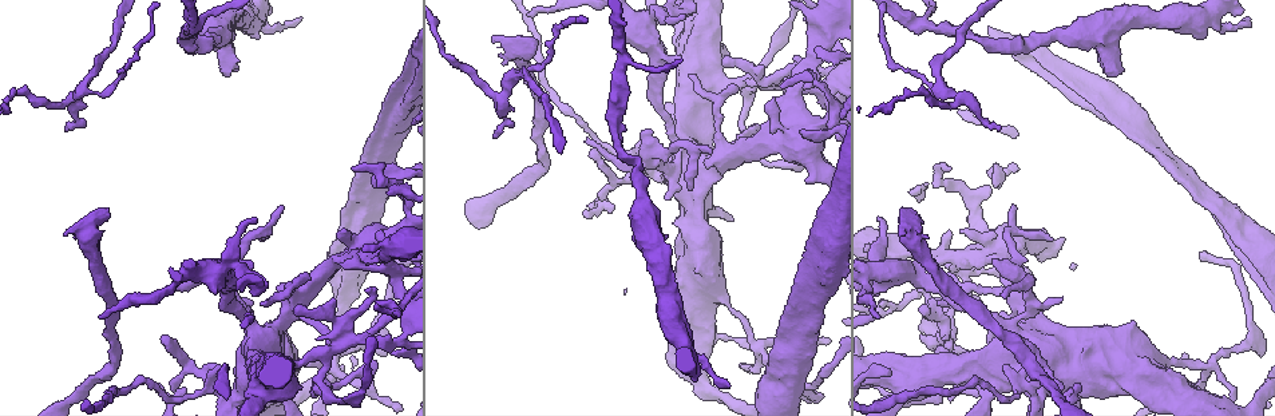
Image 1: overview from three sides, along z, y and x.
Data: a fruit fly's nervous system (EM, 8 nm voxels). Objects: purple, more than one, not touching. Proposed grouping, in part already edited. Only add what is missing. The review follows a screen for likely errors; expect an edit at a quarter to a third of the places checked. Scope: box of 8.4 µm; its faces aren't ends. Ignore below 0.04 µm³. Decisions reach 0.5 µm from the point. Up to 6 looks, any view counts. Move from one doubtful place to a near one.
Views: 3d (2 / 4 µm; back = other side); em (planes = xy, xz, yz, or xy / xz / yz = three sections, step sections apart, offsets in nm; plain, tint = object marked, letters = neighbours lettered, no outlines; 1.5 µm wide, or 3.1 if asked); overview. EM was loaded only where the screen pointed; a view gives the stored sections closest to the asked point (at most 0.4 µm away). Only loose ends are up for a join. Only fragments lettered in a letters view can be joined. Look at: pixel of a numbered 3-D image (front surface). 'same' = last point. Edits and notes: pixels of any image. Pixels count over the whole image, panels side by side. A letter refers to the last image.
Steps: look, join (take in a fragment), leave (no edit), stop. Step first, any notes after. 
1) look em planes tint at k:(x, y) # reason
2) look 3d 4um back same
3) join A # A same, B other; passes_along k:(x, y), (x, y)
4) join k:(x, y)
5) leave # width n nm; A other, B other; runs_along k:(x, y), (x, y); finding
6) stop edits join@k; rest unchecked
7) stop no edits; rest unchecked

look em planes letters at 1:(101, 317) # an open end

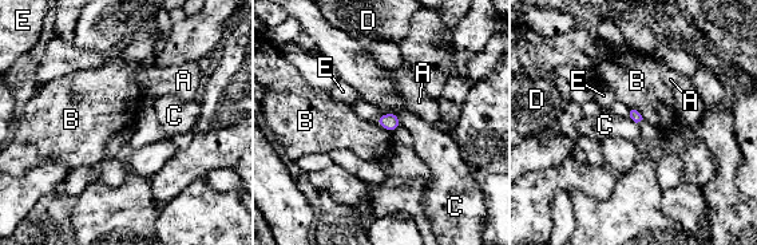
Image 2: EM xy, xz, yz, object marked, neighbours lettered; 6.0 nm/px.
leave # longest_contact C 140 nm; A other, B other, C other, D other, E other; border 2:(631, 109), (643, 118); no lettered fragment goes on from it

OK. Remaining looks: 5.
look em planes letters at 1:(900, 207)

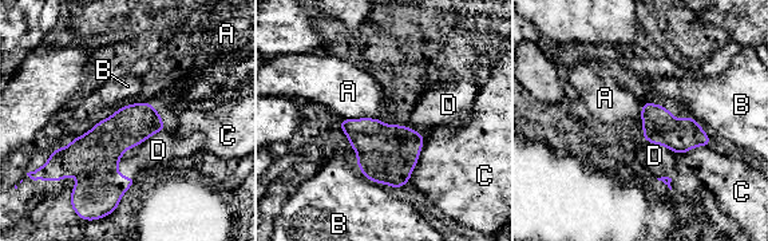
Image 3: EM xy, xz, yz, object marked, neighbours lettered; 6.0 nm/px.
join D # width 170 nm; A other, B other, C other, D same; the neuron continues

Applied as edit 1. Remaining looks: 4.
look overview

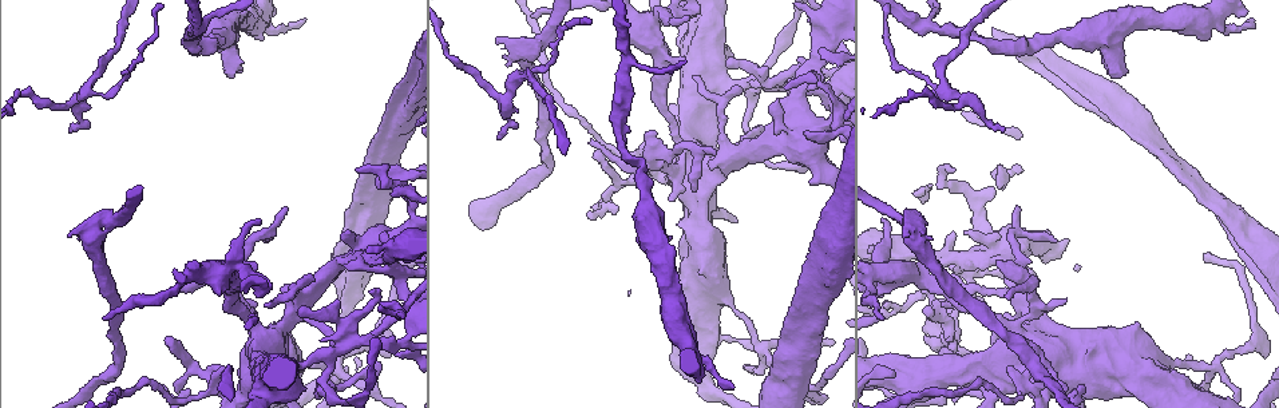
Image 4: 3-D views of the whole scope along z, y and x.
look em xz step 4 tint at 4:(497, 139) # an open end

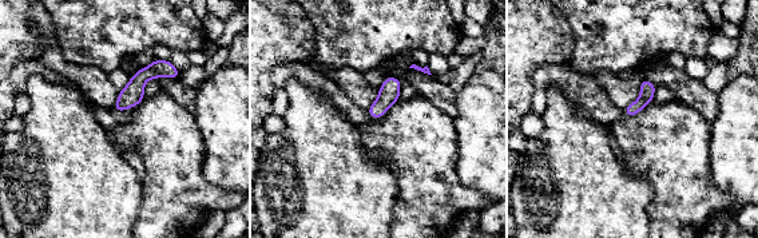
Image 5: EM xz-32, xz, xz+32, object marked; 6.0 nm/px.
look em yz step 8 letters same # cut it another way

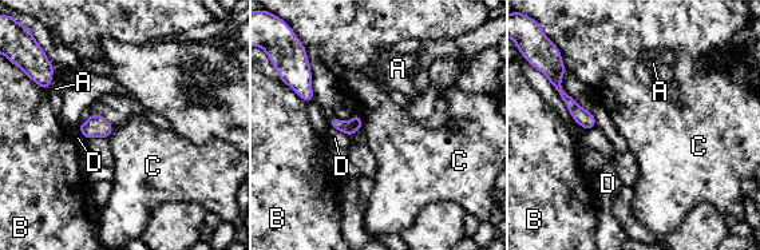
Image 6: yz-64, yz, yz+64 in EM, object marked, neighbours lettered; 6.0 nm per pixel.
leave # A other, B other, C other, D other; border 6:(360, 116), (361, 130); no lettered fragment goes on from it

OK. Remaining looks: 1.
stop edits join@3; rest unchecked

